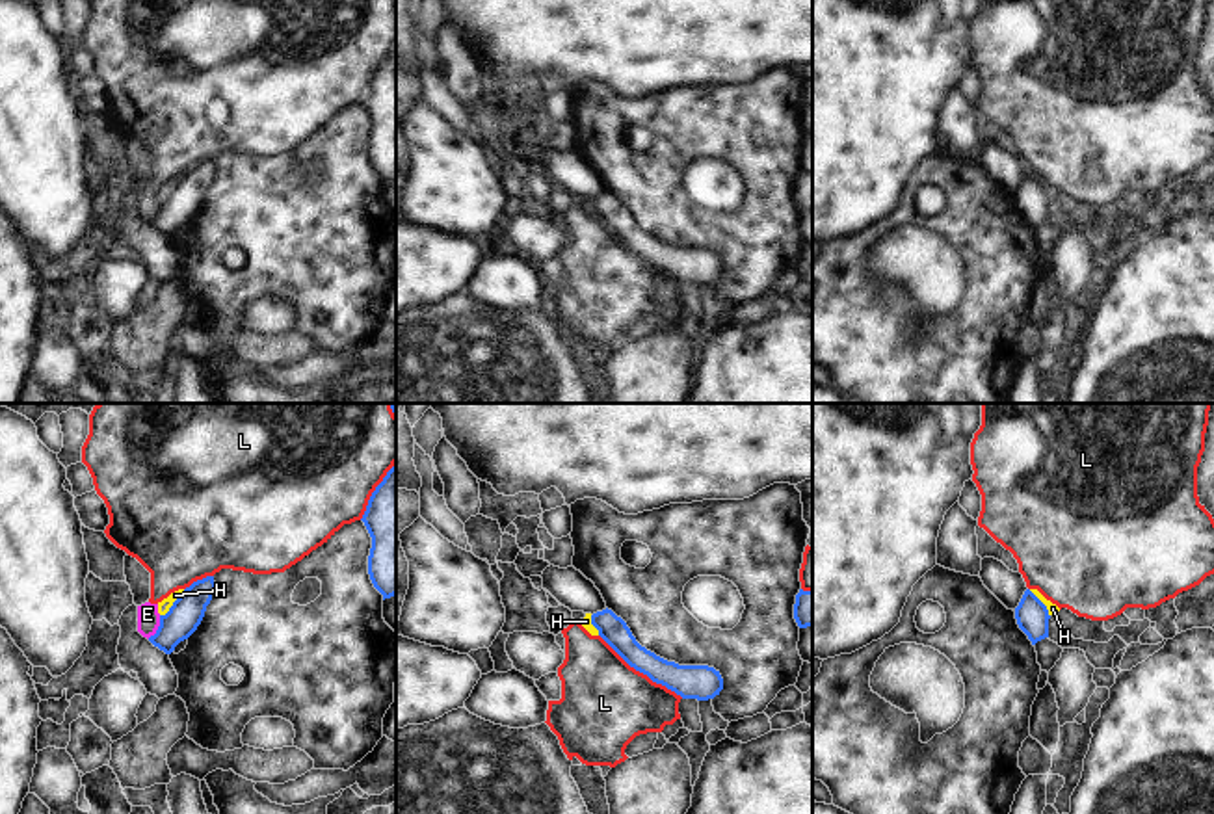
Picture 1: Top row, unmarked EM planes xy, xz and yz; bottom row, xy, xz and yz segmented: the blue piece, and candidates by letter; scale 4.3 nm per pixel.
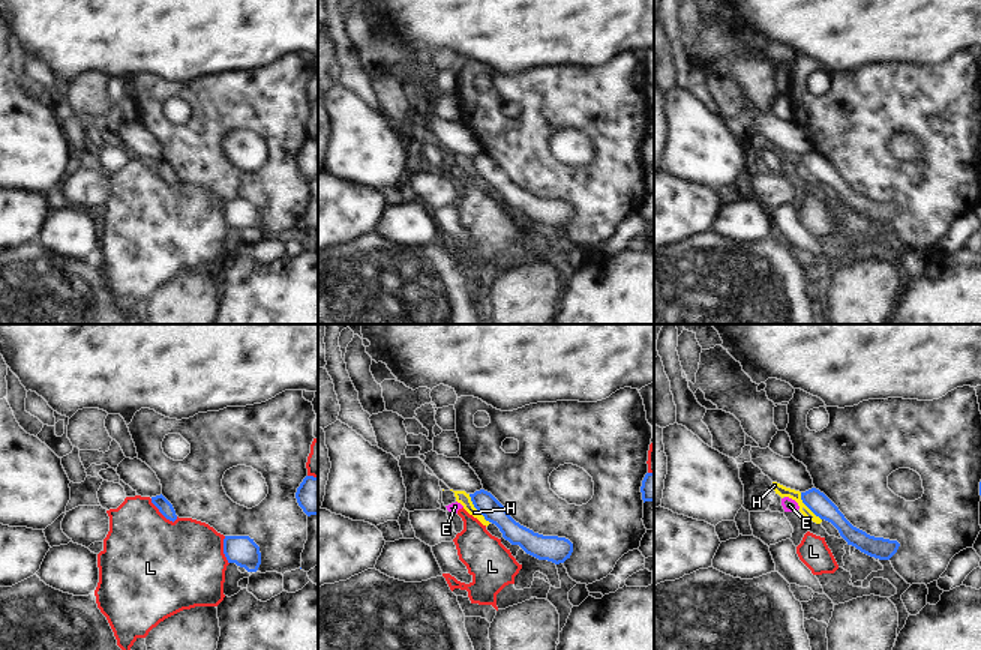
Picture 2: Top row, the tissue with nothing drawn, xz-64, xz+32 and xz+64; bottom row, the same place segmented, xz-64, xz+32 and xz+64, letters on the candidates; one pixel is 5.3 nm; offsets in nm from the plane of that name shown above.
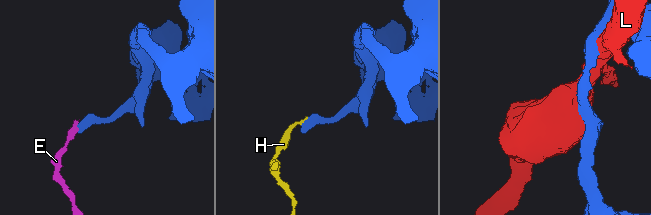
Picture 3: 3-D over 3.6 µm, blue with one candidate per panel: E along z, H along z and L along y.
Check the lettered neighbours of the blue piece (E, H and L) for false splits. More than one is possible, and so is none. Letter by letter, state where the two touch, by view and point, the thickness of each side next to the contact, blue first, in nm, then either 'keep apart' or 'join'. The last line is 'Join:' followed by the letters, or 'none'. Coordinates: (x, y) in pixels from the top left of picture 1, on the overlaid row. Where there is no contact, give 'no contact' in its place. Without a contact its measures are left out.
E: meets blue in xy at (158, 629); 150 nm thick on the blue side, 100 nm on the other; keep apart
H: meets blue in xy at (173, 604); 150 nm thick on the blue side, 50 nm on the other; keep apart
L: meets blue in xz at (642, 671); 140 nm thick on the blue side, 380 nm on the other; keep apart
Join: none

